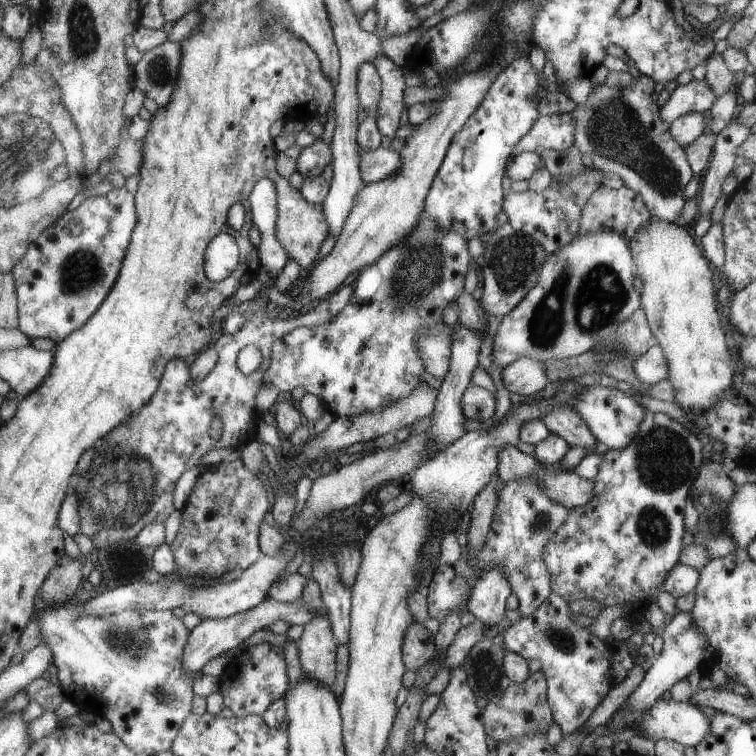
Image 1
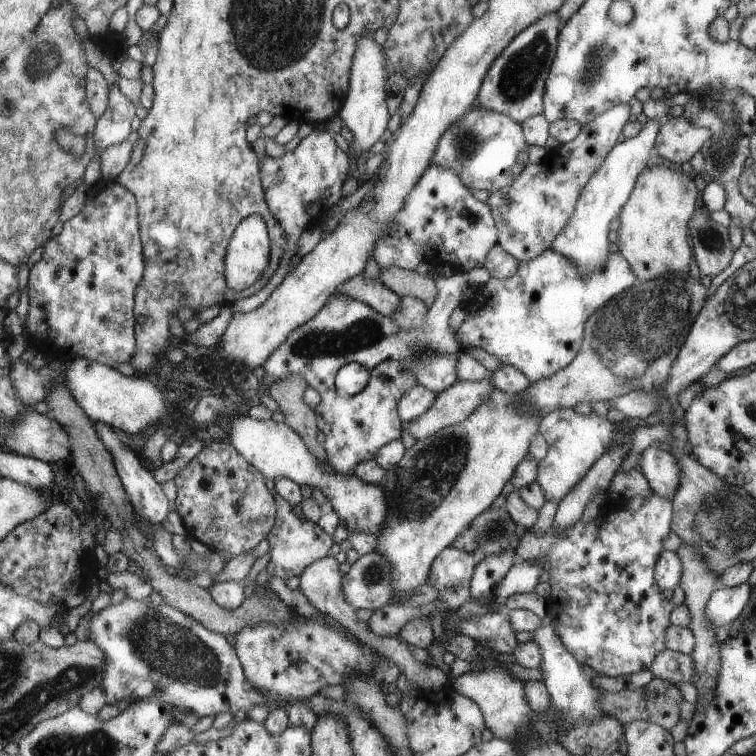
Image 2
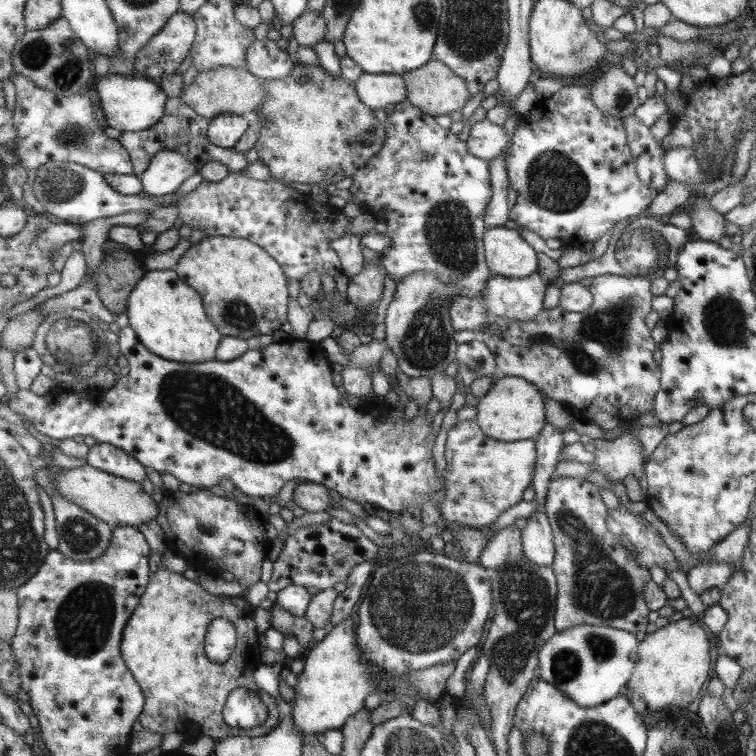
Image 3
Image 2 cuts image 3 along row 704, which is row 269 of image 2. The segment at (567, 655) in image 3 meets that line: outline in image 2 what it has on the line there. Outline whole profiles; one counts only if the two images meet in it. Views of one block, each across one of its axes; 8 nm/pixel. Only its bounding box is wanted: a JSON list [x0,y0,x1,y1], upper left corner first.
[550,119,662,277]

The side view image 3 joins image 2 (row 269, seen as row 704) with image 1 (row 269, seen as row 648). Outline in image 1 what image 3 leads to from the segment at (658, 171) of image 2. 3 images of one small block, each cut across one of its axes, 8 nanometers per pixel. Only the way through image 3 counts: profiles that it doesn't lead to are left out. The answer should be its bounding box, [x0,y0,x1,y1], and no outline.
[629,219,735,412]

